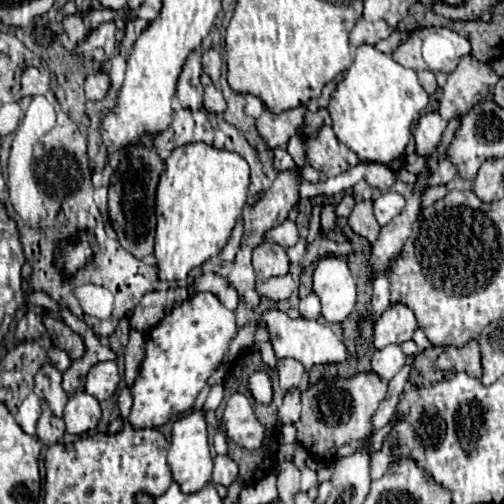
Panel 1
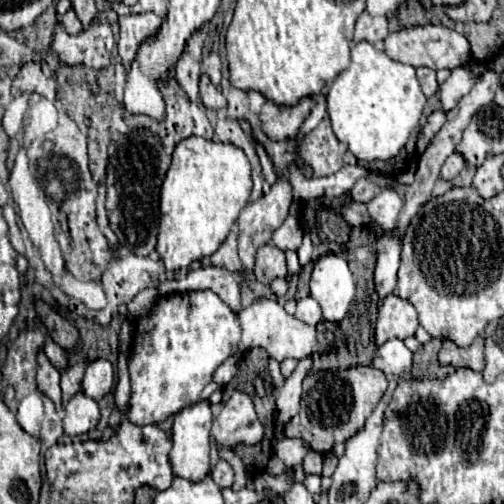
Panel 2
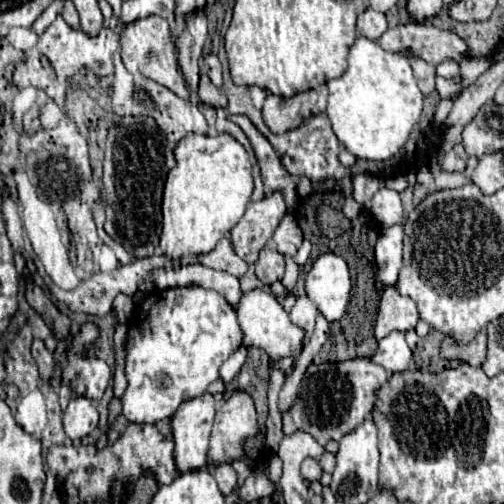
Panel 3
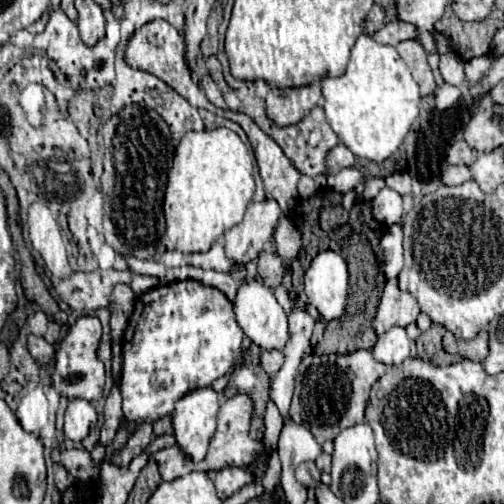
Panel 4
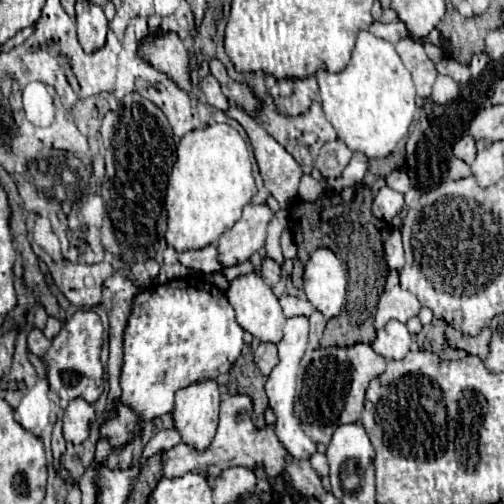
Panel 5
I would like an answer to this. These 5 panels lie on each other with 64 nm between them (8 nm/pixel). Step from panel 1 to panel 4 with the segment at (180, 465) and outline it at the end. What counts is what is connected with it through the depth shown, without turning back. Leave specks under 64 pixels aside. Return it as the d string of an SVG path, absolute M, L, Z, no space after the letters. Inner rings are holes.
M200 388L176 402L172 428L176 444L190 460L204 460L208 442L216 430L218 394L212 388Z

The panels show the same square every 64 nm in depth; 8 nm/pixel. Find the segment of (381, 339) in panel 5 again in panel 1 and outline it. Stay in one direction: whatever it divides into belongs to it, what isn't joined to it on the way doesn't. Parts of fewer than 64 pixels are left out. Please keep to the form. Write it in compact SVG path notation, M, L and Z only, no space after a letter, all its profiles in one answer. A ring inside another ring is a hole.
M392 344L384 350L376 350L372 356L372 372L376 372L384 382L390 382L392 376L404 366L406 356L402 354L402 348Z

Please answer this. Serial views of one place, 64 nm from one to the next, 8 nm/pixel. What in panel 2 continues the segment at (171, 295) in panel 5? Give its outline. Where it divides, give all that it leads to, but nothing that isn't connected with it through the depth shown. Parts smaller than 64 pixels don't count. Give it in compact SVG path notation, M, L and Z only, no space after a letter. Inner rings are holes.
M212 290L162 296L156 302L150 316L134 320L134 348L132 358L128 360L132 382L130 412L128 412L130 422L136 426L160 424L168 416L174 416L176 412L188 408L188 404L196 404L204 386L212 382L214 370L232 354L238 340L240 340L238 316Z

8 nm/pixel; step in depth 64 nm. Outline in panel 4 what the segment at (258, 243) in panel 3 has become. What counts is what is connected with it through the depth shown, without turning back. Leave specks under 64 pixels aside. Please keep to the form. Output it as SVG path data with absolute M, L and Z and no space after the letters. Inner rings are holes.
M264 200L260 204L250 202L244 220L224 234L226 254L236 262L250 262L258 258L260 250L274 234L280 216L282 212L276 200Z

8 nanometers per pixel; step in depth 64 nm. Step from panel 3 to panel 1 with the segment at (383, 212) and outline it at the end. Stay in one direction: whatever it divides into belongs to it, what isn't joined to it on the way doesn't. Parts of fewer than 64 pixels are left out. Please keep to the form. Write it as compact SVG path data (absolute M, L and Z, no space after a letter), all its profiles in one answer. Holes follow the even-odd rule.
M386 192L374 200L374 216L380 226L386 226L392 218L396 218L404 210L406 198L398 192Z

